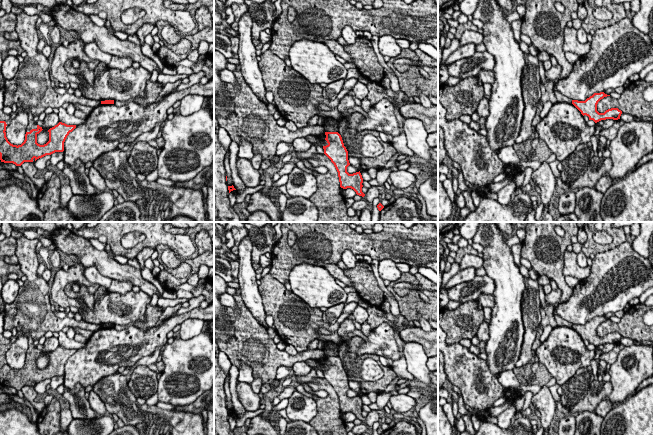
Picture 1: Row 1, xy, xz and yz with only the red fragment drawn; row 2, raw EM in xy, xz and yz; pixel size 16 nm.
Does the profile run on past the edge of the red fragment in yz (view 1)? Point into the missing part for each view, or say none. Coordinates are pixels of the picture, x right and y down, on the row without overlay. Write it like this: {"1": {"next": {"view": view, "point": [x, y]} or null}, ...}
{"1": {"next": null}}

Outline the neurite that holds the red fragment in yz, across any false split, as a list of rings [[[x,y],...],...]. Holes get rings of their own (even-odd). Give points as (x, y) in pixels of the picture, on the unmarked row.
[[[604,316],[594,317],[585,325],[572,324],[572,328],[581,336],[583,340],[588,340],[589,344],[593,344],[595,347],[606,343],[620,343],[622,335],[618,332],[608,333],[604,337],[599,337],[597,335],[598,326],[607,320],[610,319],[607,319]]]

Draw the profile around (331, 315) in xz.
[[[344,303],[337,304],[330,308],[327,308],[326,311],[323,312],[322,319],[325,323],[334,324],[336,323],[339,316],[342,314],[344,309]]]

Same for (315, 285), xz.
[[[308,263],[295,265],[289,283],[291,291],[312,308],[330,308],[347,300],[347,293],[324,267]]]

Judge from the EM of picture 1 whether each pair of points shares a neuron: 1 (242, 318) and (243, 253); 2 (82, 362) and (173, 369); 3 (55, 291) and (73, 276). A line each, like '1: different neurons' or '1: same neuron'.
1: different neurons
2: different neurons
3: same neuron

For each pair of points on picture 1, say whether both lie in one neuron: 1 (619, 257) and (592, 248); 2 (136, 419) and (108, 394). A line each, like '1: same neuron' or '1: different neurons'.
1: different neurons
2: same neuron

